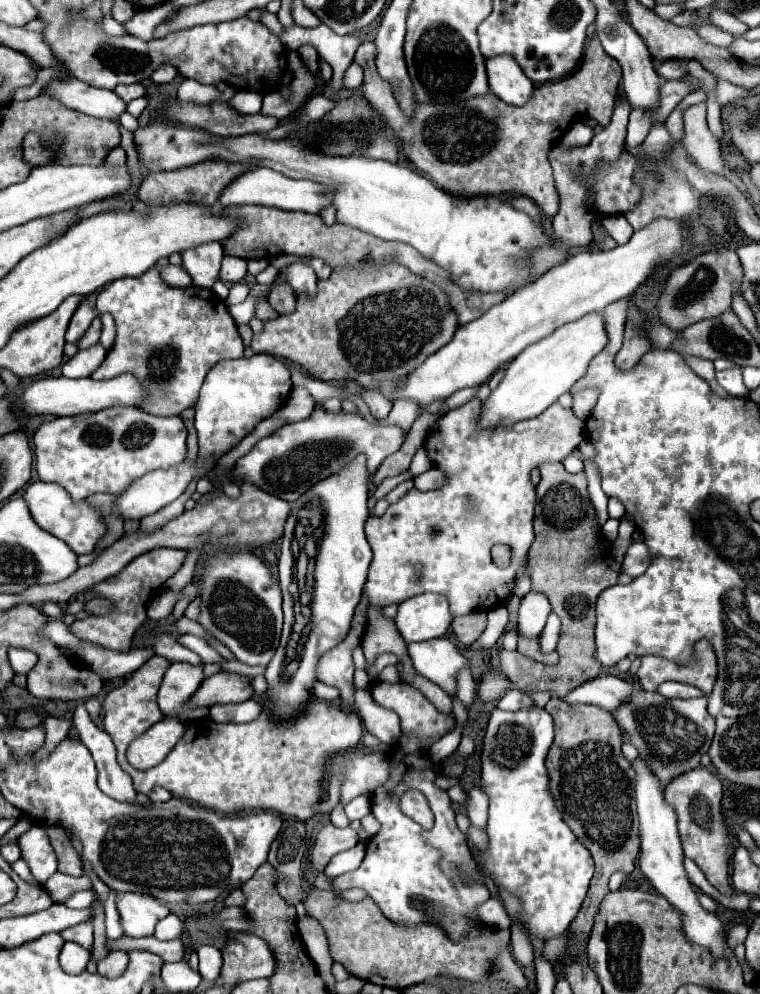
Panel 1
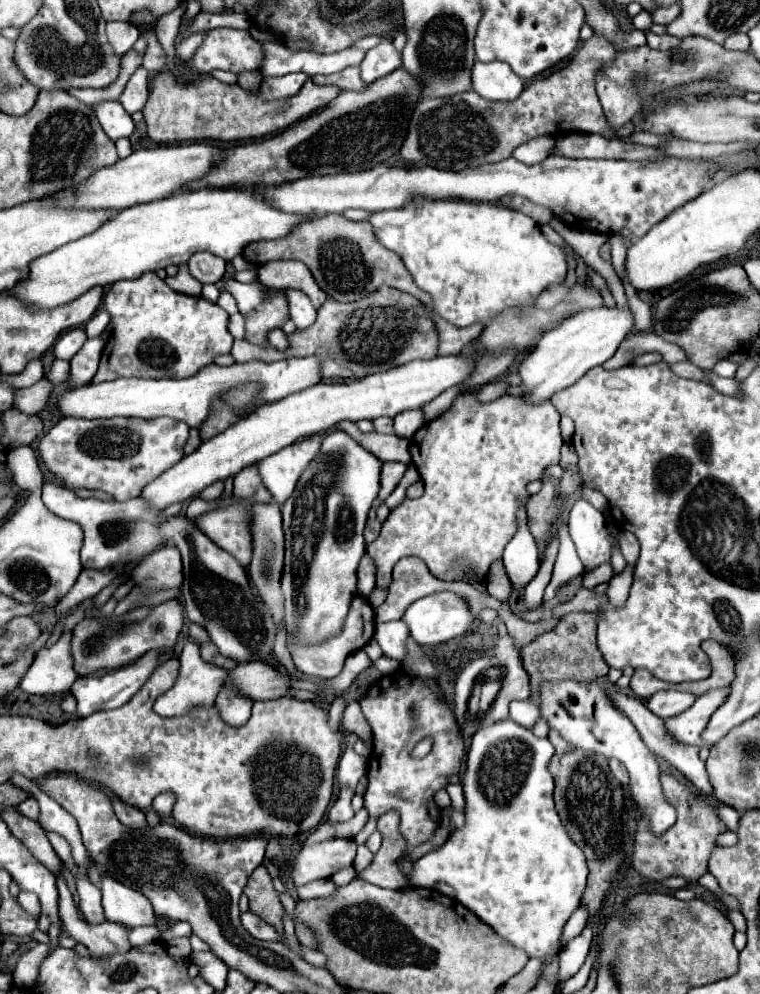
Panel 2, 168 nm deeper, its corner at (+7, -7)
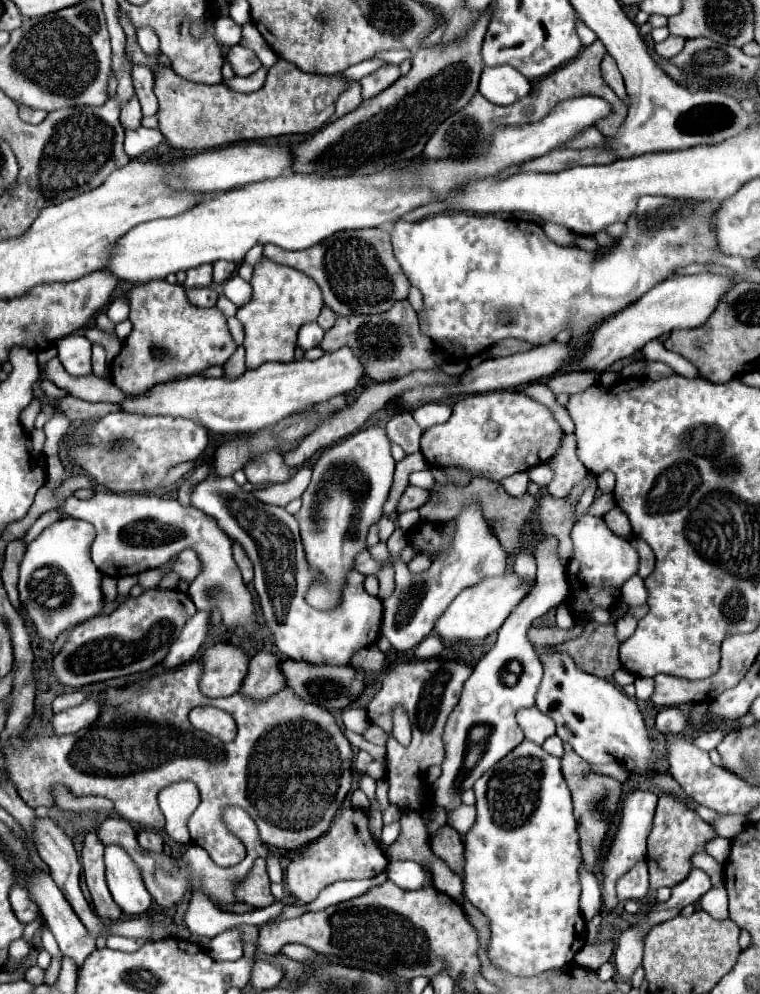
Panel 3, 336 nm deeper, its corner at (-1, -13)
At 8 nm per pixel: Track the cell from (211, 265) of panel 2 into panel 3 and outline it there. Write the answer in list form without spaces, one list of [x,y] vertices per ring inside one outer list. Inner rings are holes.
[[[216,261],[216,263],[214,263],[214,281],[216,281],[216,283],[226,281],[234,271],[236,271],[236,263]]]

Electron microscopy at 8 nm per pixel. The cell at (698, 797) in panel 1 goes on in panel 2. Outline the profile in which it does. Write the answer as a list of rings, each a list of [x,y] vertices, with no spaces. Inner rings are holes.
[[[662,775],[660,777],[662,791],[666,795],[666,801],[676,807],[678,819],[676,823],[666,831],[666,835],[660,835],[654,839],[652,849],[646,849],[646,823],[638,823],[636,829],[636,839],[634,839],[634,855],[632,855],[632,865],[638,873],[642,873],[648,879],[662,881],[664,877],[672,875],[682,875],[690,881],[698,881],[704,873],[708,873],[708,859],[712,851],[718,847],[716,839],[720,833],[726,833],[728,827],[724,821],[718,817],[716,807],[698,791],[694,791],[688,783],[672,777],[672,775]]]

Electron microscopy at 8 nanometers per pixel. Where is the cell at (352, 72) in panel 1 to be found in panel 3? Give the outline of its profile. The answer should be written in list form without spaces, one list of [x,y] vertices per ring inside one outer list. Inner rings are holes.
[[[118,9],[118,23],[126,33],[126,53],[130,55],[130,61],[146,65],[154,71],[154,93],[160,103],[158,121],[162,121],[160,131],[166,137],[166,141],[176,149],[204,151],[236,141],[318,131],[334,115],[336,99],[346,89],[346,85],[350,85],[350,81],[342,75],[304,73],[286,59],[278,59],[268,69],[264,87],[254,93],[238,93],[224,83],[192,83],[174,73],[172,67],[158,65],[158,55],[154,57],[140,49],[140,45],[136,43],[136,27],[122,9]]]

